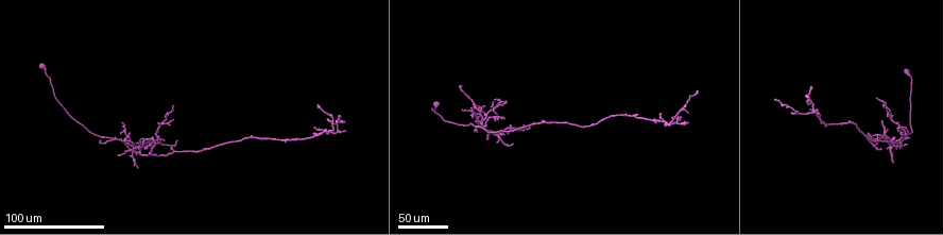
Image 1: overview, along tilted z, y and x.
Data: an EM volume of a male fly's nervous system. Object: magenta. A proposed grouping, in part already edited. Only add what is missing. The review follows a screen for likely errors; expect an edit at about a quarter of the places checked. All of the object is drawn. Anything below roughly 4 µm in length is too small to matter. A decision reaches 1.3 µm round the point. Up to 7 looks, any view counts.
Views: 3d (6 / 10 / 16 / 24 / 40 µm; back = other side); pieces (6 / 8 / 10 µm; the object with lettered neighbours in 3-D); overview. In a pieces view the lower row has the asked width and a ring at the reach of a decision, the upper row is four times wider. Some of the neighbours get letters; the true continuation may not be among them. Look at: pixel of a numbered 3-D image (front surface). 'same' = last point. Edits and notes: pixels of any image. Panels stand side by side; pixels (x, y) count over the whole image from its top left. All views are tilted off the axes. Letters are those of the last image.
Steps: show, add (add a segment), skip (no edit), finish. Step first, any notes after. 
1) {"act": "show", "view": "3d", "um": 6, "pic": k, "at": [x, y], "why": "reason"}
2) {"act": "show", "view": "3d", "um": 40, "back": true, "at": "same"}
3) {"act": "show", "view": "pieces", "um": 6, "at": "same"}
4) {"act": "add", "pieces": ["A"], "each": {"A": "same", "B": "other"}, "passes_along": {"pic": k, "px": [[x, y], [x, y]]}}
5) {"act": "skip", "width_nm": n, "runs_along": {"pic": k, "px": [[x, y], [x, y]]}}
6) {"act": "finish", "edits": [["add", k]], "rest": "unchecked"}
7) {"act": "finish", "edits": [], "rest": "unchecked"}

{"act": "show", "view": "3d", "um": 40, "pic": 1, "at": [786, 109], "why": "an open end"}

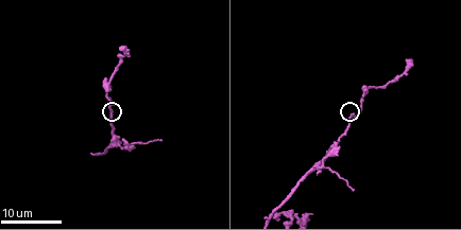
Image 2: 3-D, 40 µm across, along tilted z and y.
{"act": "show", "view": "pieces", "um": 10, "pic": 2, "at": [354, 114], "why": "see the neighbours"}

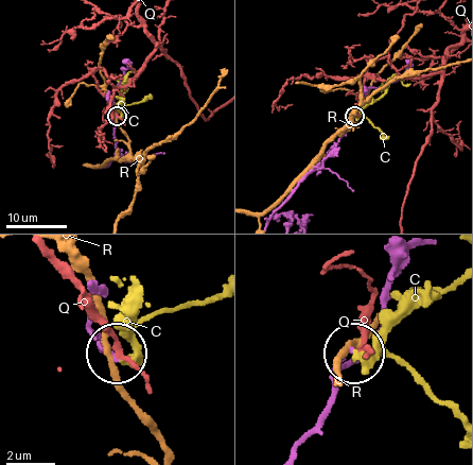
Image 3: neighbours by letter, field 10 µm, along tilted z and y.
{"act": "skip", "each": {"C": "other", "Q": "other", "R": "other"}, "found": "no lettered segment goes on from it"}

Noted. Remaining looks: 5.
{"act": "show", "view": "3d", "um": 40, "pic": 1, "at": [164, 140], "why": "thin end"}

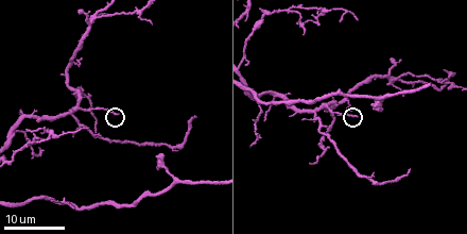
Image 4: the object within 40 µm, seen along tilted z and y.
{"act": "show", "view": "pieces", "um": 8, "pic": 4, "at": [116, 112]}

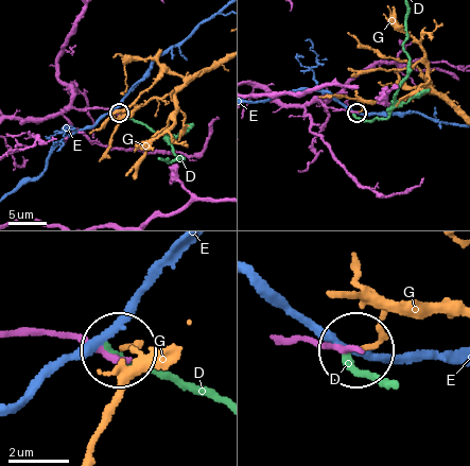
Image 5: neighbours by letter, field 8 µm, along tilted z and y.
{"act": "skip", "each": {"D": "other", "E": "other", "G": "other"}, "runs_along": {"pic": 5, "px": [[281, 337], [351, 351]]}, "found": "no lettered segment goes on from it"}

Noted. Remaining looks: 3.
{"act": "show", "view": "3d", "um": 16, "pic": 4, "at": [392, 59], "why": "an open end"}

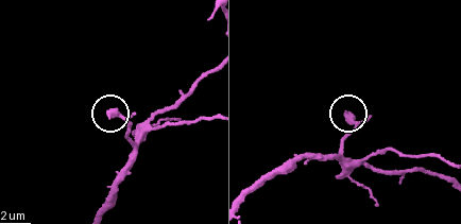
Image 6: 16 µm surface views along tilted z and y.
{"act": "show", "view": "pieces", "um": 6, "pic": 6, "at": [347, 113], "why": "see the neighbours"}

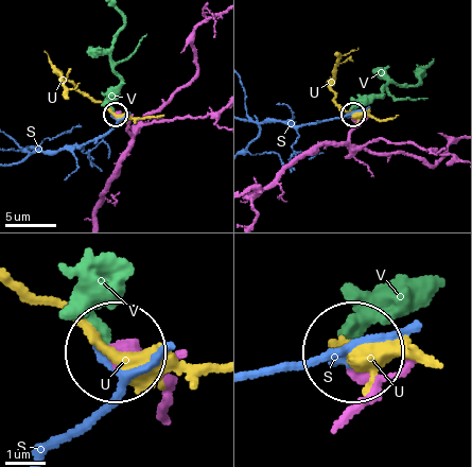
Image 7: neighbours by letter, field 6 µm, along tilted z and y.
{"act": "skip", "each": {"S": "other", "U": "other", "V": "other"}, "found": "no lettered segment goes on from it"}

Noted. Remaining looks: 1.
{"act": "finish", "edits": [], "rest": "unchecked"}

